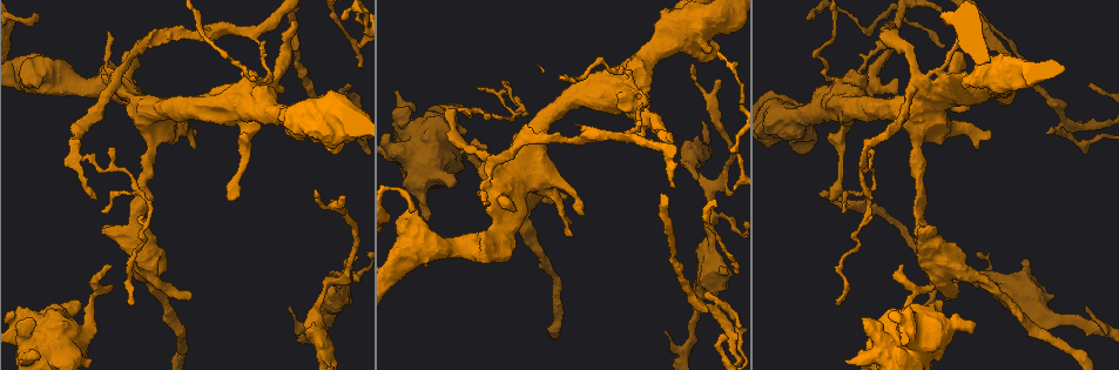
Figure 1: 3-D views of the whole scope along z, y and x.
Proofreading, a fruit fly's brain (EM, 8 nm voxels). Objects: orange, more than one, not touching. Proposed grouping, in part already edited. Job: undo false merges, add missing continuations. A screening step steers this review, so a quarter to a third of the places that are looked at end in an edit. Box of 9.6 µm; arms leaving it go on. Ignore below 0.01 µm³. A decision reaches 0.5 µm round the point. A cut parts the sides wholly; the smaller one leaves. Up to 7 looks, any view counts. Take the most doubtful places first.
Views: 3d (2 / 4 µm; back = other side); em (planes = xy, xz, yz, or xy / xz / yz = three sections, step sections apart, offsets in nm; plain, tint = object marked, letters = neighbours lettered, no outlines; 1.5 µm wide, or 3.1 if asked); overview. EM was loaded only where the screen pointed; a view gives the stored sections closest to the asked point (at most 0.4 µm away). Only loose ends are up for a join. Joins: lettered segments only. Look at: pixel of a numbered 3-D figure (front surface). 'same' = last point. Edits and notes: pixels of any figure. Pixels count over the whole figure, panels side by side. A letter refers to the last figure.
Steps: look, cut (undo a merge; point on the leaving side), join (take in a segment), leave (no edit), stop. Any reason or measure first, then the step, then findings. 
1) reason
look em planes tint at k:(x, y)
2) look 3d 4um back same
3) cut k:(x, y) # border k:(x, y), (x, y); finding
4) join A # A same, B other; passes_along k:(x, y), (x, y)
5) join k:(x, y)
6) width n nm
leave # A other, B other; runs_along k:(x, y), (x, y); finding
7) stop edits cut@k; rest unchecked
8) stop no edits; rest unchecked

branch stops here
look em yz step 4 letters at 1:(343, 195)

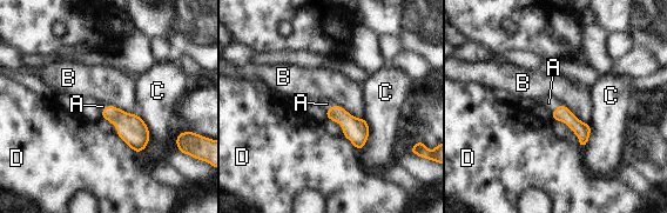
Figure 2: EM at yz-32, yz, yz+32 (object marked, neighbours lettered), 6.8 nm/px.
join A # A same, B other, C other, D other; it goes on there

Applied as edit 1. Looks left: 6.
an open end
look em planes letters at 1:(966, 108)

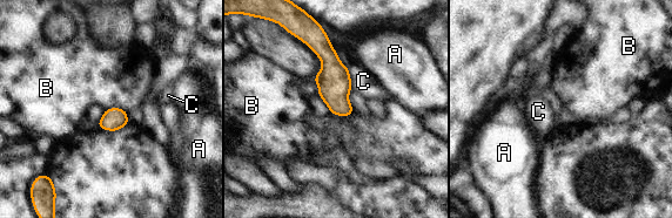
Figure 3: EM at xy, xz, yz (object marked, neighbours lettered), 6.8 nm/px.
width 150 nm
leave # A other, B other, C other; border 3:(354, 111), (347, 115), (331, 114); no lettered segment goes on from it

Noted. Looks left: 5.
an open end
look 3d 2um at 1:(104, 230)

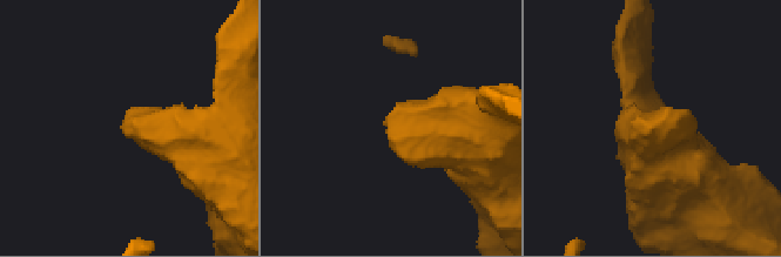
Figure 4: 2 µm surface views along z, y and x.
need the tissue
look em xy step 4 letters at 4:(388, 137)

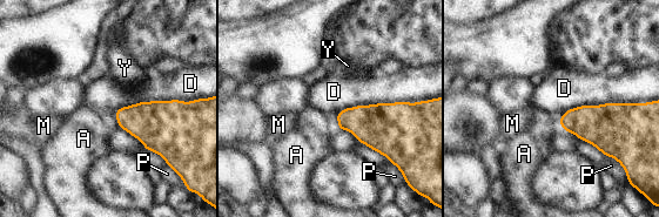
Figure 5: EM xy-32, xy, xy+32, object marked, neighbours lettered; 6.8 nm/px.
leave # A other, D other, M other, P other, Y other; border 5:(643, 102), (582, 104), (559, 119); no lettered segment goes on from it

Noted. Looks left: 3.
stop edits join@2; rest unchecked

